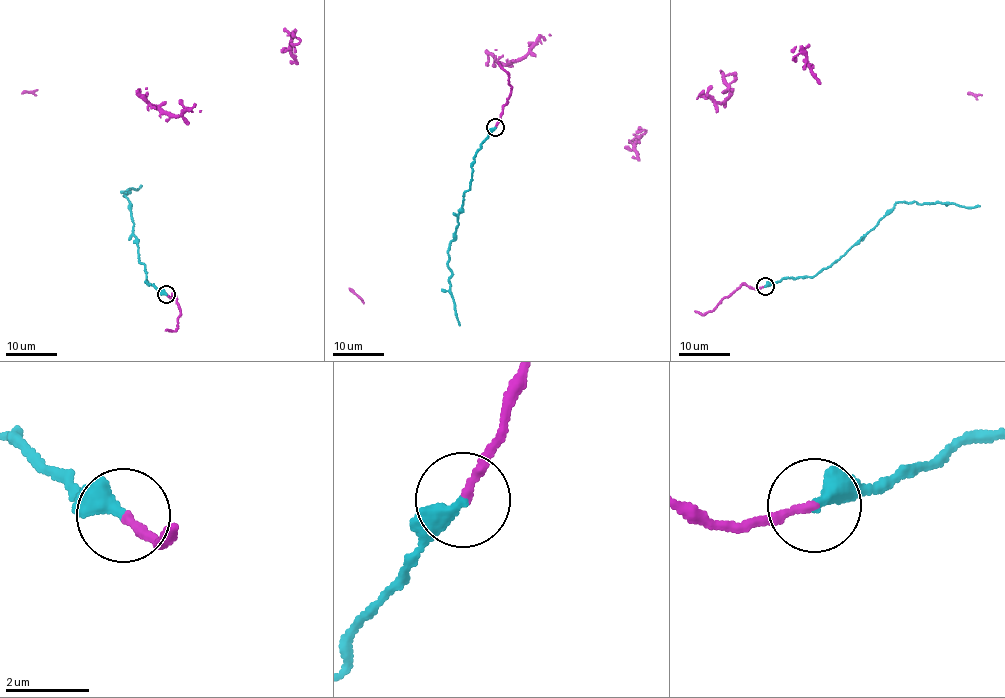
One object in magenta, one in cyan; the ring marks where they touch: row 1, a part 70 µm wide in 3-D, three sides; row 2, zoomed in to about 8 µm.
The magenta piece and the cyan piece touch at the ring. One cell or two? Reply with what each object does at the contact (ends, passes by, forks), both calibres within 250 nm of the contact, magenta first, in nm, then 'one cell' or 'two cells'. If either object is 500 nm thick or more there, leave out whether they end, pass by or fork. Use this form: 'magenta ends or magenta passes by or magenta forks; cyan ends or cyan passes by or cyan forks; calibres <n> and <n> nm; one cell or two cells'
magenta ends; cyan ends; calibres 190 and 380 nm; one cell

